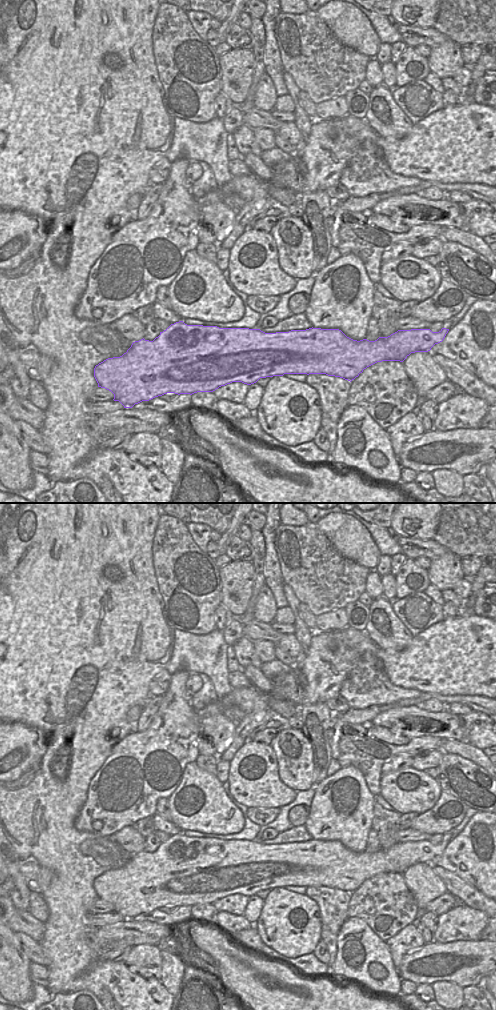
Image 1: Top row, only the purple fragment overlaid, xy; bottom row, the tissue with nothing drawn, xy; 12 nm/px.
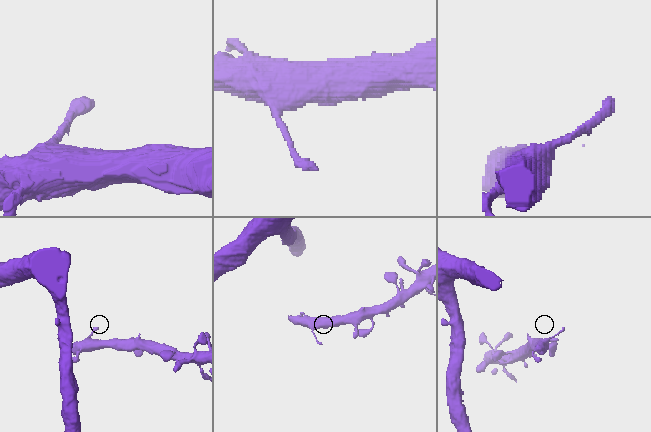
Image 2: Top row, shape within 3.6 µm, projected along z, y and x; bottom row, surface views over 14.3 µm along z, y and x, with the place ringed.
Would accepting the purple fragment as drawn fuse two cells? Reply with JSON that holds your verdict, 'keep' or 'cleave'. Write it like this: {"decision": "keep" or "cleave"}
{"decision": "cleave"}

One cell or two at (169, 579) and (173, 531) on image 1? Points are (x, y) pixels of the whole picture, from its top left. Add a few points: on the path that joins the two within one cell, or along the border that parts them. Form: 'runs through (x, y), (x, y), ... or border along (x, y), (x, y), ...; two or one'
runs through (173, 567), (173, 543); one

